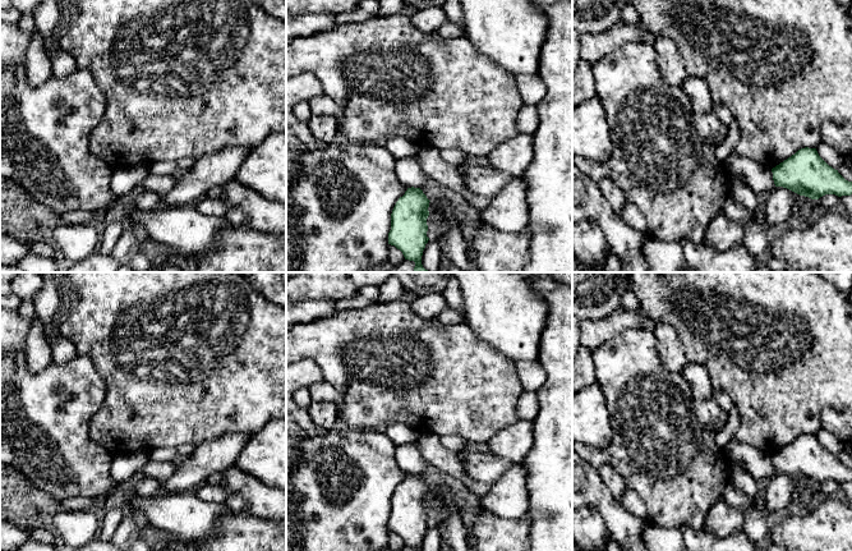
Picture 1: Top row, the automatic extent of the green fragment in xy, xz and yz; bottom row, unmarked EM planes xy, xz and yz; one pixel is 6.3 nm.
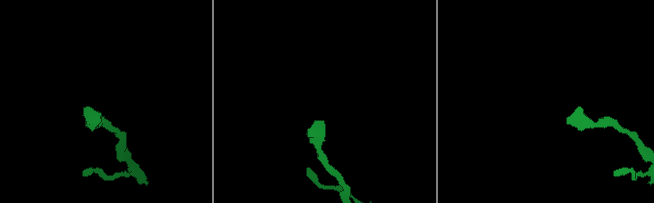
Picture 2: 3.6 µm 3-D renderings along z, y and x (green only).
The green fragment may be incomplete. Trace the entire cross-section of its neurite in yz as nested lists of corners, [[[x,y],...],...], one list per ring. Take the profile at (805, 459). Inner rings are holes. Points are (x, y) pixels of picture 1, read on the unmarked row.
[[[801,435],[772,455],[775,473],[787,474],[800,482],[819,486],[825,481],[852,481],[852,468],[829,453],[816,435]]]

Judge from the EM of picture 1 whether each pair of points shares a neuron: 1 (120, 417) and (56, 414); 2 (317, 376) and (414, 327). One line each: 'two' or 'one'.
1: two
2: two

